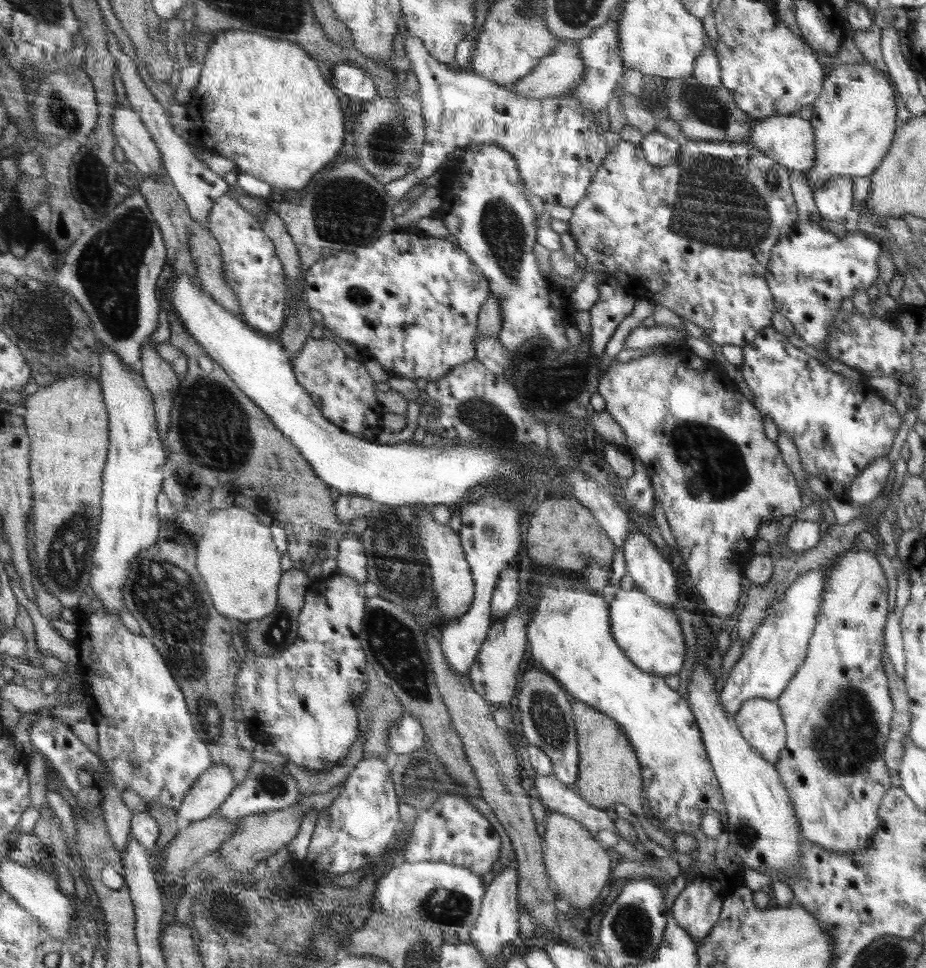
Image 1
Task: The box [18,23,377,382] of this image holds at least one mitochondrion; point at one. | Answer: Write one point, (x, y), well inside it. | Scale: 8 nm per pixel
(107, 268)

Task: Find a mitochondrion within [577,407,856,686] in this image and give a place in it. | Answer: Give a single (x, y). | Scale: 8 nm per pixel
(714, 467)

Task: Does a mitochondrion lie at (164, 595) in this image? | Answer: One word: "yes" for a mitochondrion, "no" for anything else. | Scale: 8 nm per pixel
yes

